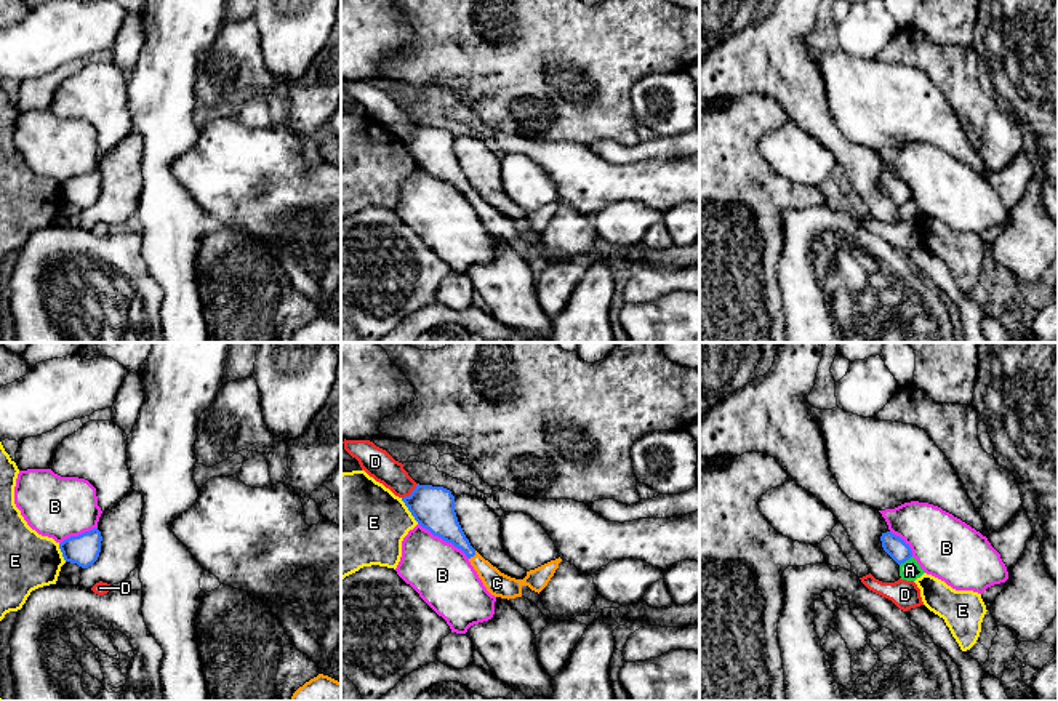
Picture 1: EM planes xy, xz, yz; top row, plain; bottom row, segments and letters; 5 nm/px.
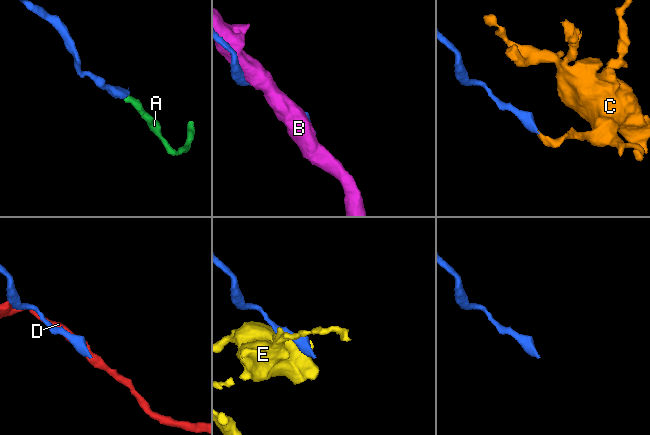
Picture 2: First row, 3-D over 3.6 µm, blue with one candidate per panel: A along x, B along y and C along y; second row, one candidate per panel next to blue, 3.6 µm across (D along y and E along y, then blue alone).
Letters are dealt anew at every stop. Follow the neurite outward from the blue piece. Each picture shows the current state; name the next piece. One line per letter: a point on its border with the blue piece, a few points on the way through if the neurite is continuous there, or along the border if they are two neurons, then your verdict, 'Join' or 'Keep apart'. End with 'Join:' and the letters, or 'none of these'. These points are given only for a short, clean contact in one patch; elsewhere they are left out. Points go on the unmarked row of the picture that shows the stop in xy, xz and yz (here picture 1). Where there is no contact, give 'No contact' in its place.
A: Touches blue at yz (905, 202). Boundary: yz (911, 197), (900, 207). Keep apart
B: Touches blue at xz (444, 181). Keep apart
C: Touches blue at xz (472, 197). Path across: xz (440, 160), (472, 197), (496, 224). Join
D: Touches blue at xz (412, 135). Keep apart
E: Touches blue at xz (408, 151). Keep apart
Join: C

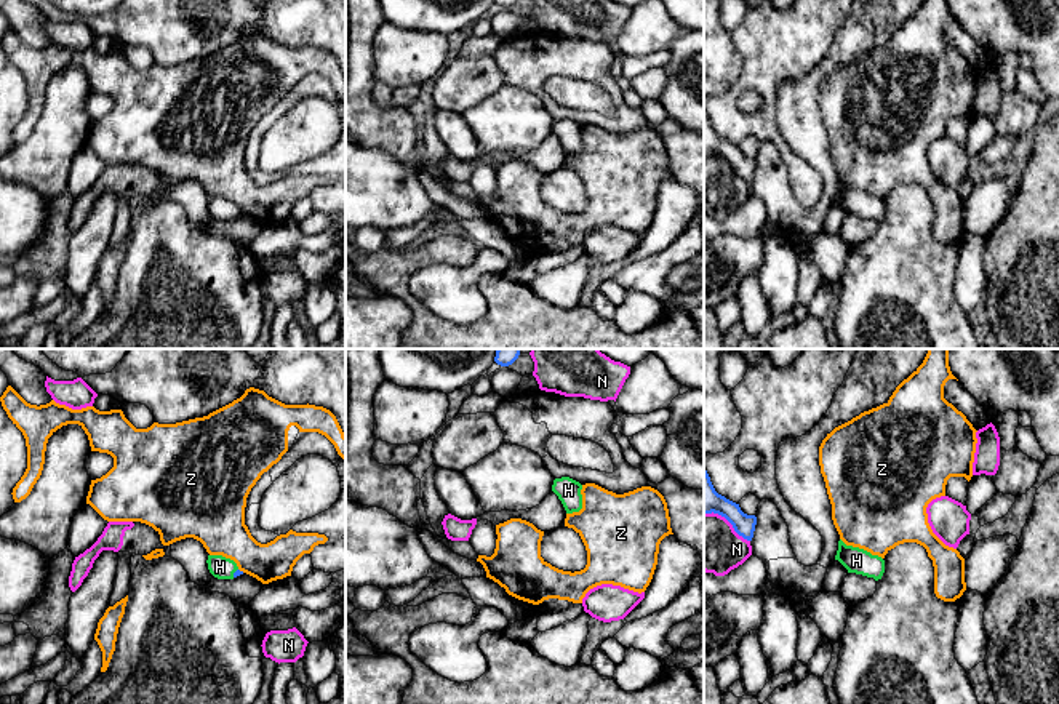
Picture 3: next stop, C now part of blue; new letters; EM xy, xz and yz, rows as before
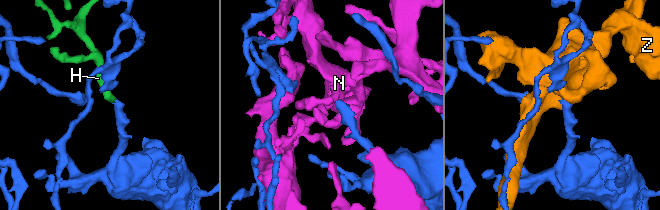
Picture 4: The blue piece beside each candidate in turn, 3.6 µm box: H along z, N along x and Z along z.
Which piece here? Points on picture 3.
H: Touches blue at xy (234, 215). Path across: xy (237, 215), (234, 215), (219, 208). Join
N: Touches blue at yz (728, 162). Keep apart
Z: Touches blue at xy (242, 213). Keep apart
Join: H

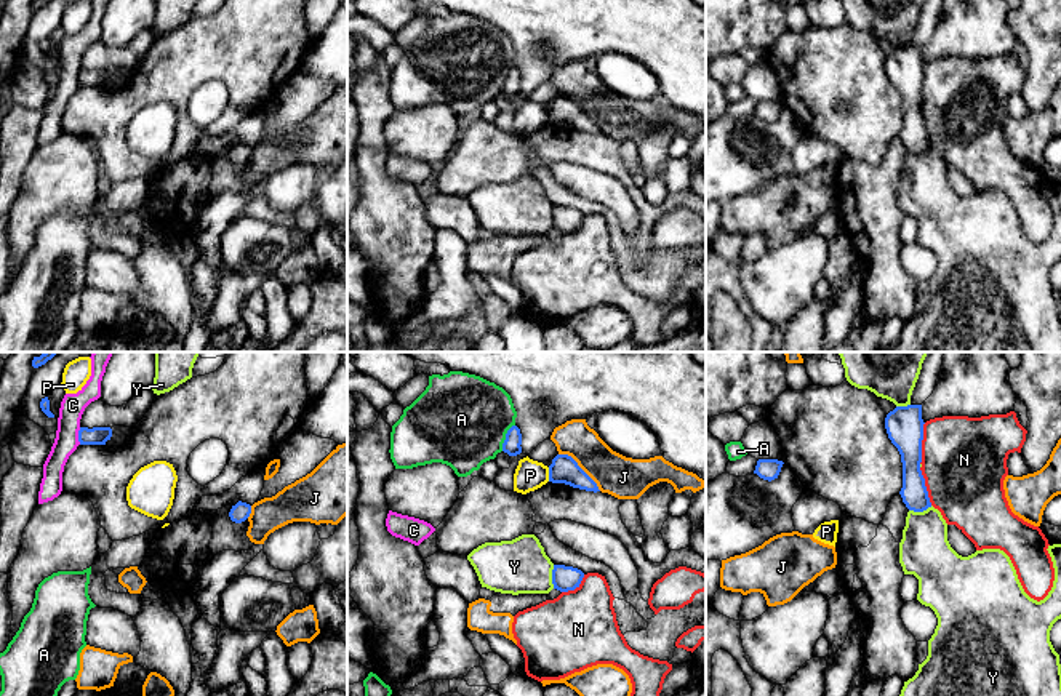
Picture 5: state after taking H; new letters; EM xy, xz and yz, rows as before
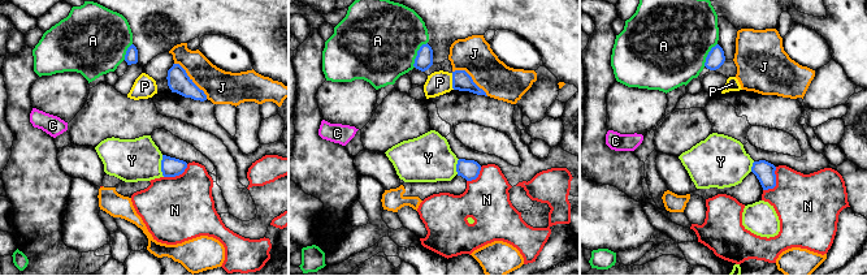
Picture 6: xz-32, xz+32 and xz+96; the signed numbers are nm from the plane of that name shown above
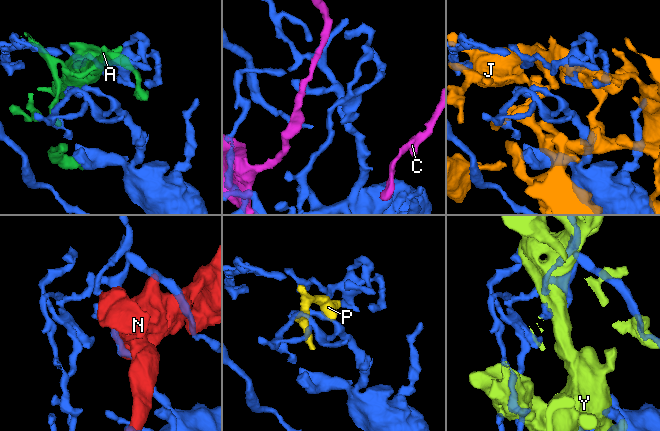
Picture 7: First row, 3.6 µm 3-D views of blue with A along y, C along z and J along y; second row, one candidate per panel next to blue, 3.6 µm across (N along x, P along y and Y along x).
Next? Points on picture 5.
A: Touches blue at xz (506, 79). Keep apart
C: Touches blue at xy (79, 77). Keep apart
J: Touches blue at xz (580, 109). Keep apart
N: Touches blue at yz (920, 85). Keep apart
P: Touches blue at xz (549, 116). Keep apart
Y: Touches blue at xz (552, 218). Keep apart
Join: none of these

